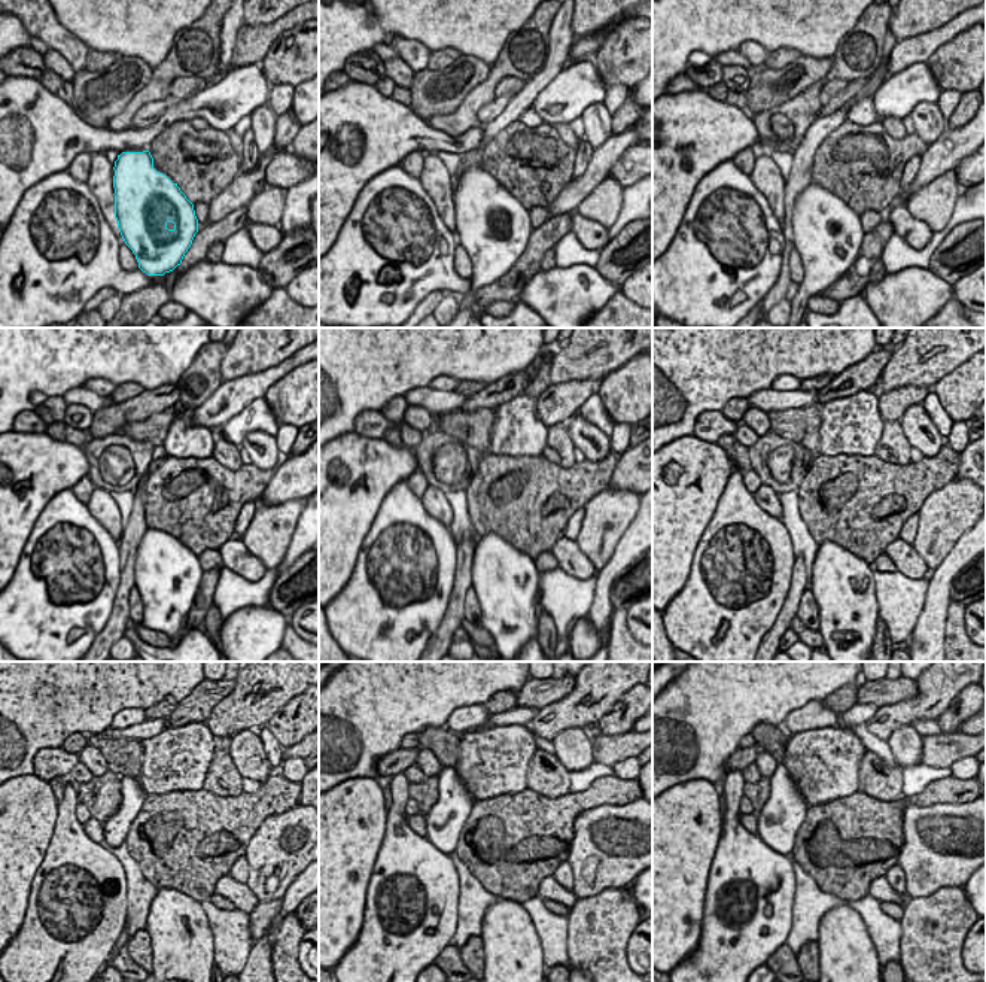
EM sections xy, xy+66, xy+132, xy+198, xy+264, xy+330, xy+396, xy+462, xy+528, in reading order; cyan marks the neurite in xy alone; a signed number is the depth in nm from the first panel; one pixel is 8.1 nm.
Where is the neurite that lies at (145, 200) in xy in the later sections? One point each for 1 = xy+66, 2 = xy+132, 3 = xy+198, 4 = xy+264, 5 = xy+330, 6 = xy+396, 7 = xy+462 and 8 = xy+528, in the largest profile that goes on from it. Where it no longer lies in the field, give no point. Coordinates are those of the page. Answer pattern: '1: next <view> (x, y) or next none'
1: next xy+66 (477, 201)
2: next xy+132 (830, 255)
3: next xy+198 (167, 607)
4: next xy+264 (519, 565)
5: next xy+330 (846, 593)
6: next xy+396 (183, 948)
7: next xy+462 (514, 951)
8: next xy+528 (849, 964)

